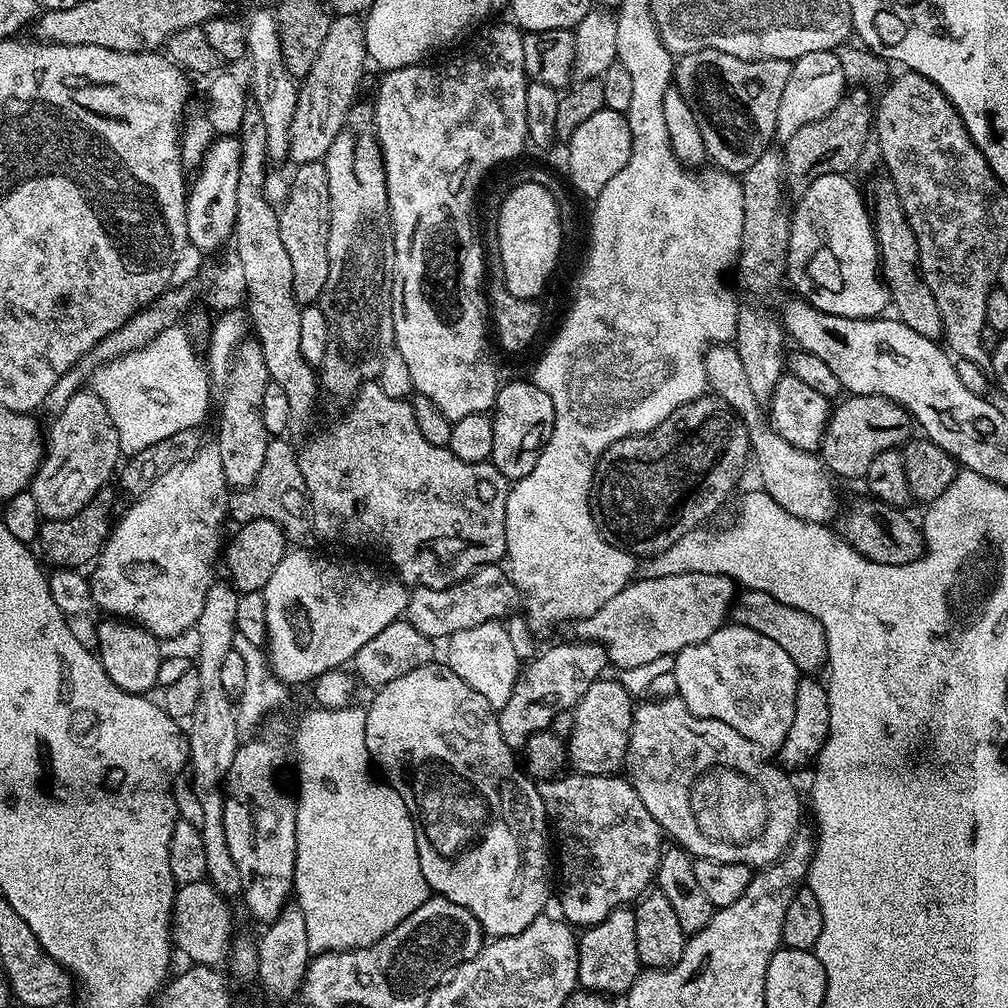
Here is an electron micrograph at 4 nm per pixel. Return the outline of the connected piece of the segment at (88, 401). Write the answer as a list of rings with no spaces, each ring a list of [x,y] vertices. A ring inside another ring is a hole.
[[[91,390],[74,393],[66,403],[66,408],[51,422],[53,422],[52,429],[47,429],[46,432],[44,460],[40,464],[35,478],[32,479],[30,491],[34,502],[38,502],[38,510],[44,520],[65,520],[78,514],[78,510],[82,510],[82,506],[86,506],[86,502],[90,502],[90,498],[94,498],[94,494],[98,494],[98,490],[106,487],[111,476],[113,479],[114,473],[121,463],[122,453],[118,442],[118,430],[110,418],[102,398],[98,398]]]

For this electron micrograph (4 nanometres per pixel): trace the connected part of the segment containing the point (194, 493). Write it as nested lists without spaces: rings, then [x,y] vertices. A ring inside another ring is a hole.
[[[205,443],[203,447],[201,447],[200,453],[194,458],[190,458],[190,462],[186,462],[182,466],[174,466],[174,470],[166,470],[166,474],[162,474],[162,478],[158,478],[158,482],[154,482],[154,486],[150,486],[147,492],[137,495],[135,499],[133,499],[136,501],[134,501],[121,516],[119,513],[112,531],[108,533],[108,541],[105,542],[104,549],[100,551],[99,557],[90,572],[90,583],[92,585],[92,593],[94,594],[94,602],[101,613],[107,614],[112,618],[119,618],[134,624],[139,624],[141,628],[145,628],[147,632],[152,633],[152,635],[157,638],[180,636],[187,628],[188,631],[195,629],[198,614],[202,614],[202,602],[206,602],[206,594],[214,582],[212,571],[216,568],[216,555],[218,555],[219,552],[221,555],[222,552],[220,531],[224,528],[224,516],[226,520],[226,517],[229,515],[229,495],[230,489],[224,477],[224,471],[222,470],[220,449],[215,443]]]

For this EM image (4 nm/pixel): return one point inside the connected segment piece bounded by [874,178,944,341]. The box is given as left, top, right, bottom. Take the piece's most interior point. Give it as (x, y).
(898, 256)

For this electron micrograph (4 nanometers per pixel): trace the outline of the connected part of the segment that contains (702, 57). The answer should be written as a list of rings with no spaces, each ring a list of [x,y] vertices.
[[[702,50],[695,52],[689,56],[679,57],[674,64],[674,86],[682,94],[682,98],[688,100],[688,105],[694,110],[694,118],[698,130],[702,134],[702,142],[707,159],[713,160],[717,169],[733,174],[743,174],[746,170],[750,170],[750,166],[754,166],[754,162],[758,162],[758,158],[762,158],[762,154],[769,151],[771,140],[777,139],[776,123],[778,122],[778,106],[782,102],[782,90],[786,90],[786,82],[790,82],[790,74],[792,73],[793,61],[791,60],[743,60],[734,54],[726,54],[722,50]]]

